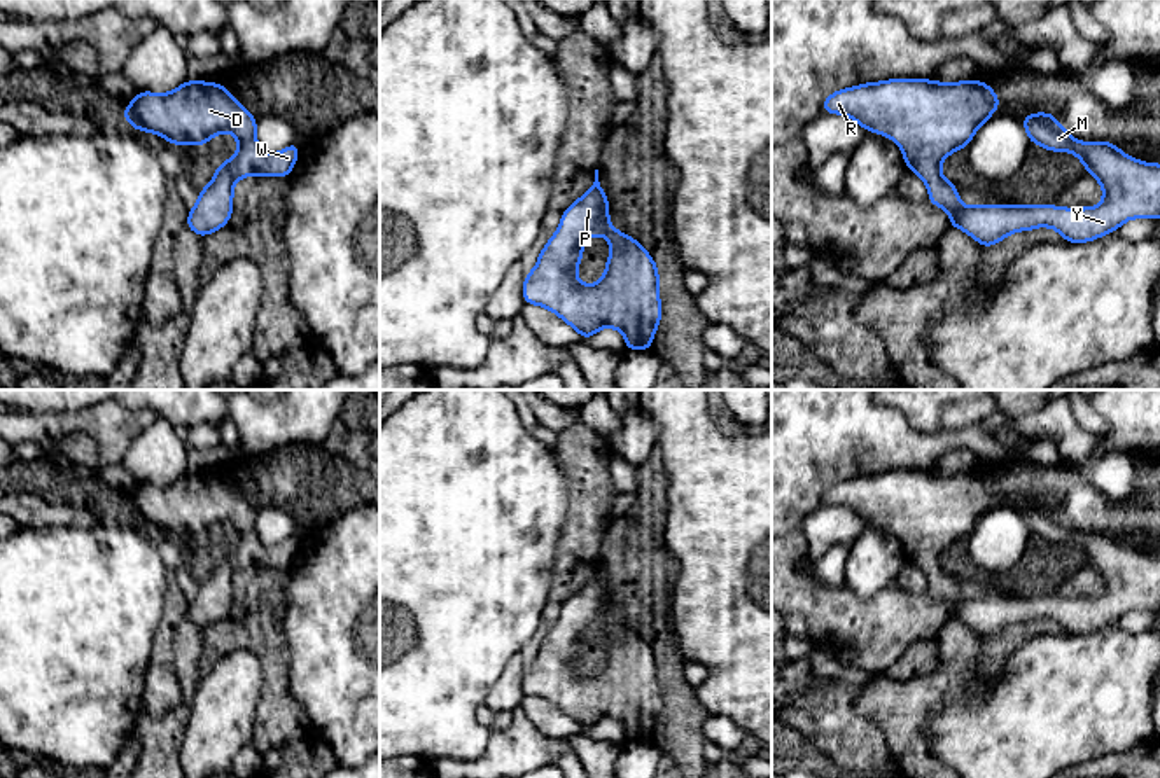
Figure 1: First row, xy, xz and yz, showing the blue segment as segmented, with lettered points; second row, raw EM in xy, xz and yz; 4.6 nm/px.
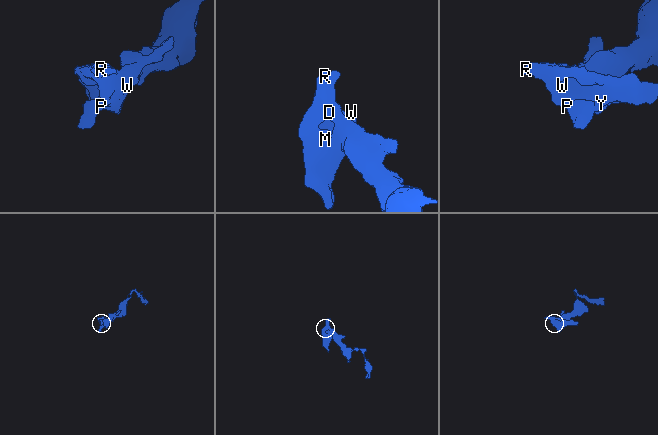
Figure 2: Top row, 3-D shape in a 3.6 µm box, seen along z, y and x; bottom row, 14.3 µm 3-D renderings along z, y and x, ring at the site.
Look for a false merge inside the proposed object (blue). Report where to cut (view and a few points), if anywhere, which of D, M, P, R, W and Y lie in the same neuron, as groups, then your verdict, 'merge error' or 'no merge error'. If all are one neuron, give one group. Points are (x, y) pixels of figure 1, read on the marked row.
no cut | D M P R W Y | no merge error

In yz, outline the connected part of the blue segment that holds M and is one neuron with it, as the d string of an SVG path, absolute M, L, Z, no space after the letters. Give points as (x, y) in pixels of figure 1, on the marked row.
M891 79L870 82L831 93L821 110L852 117L870 133L880 133L898 142L903 149L906 168L917 173L929 189L927 201L950 212L950 227L959 227L983 248L992 247L1015 231L1031 231L1041 226L1057 229L1067 243L1087 243L1118 227L1129 219L1160 219L1160 164L1129 157L1111 142L1083 143L1073 138L1050 112L1022 115L1031 143L1046 150L1069 150L1085 163L1104 189L1104 201L1094 208L1057 208L1053 205L1006 206L982 205L962 206L957 187L940 173L941 161L954 150L966 149L975 131L1001 107L996 91L978 80L943 84L919 79Z

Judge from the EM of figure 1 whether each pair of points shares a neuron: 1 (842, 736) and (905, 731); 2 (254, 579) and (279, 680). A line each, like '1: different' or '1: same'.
1: different
2: same

